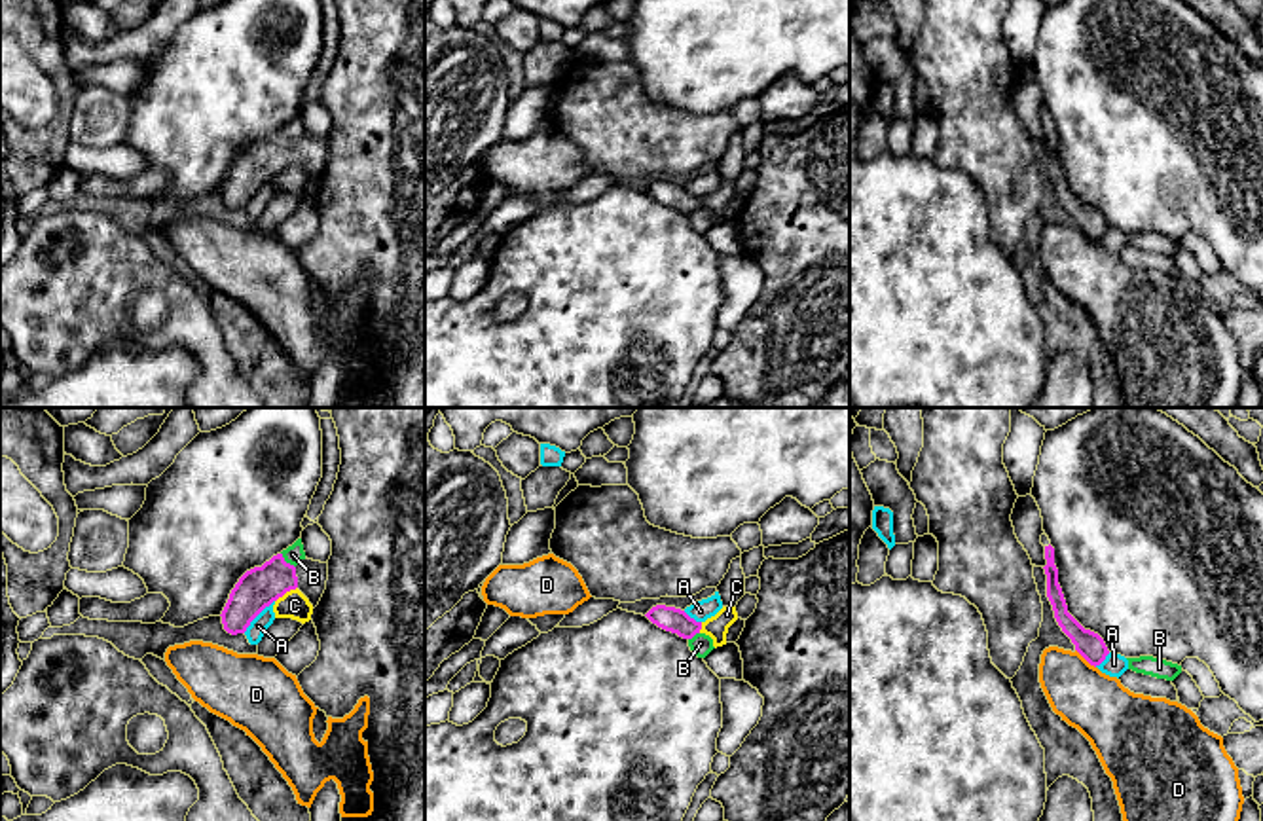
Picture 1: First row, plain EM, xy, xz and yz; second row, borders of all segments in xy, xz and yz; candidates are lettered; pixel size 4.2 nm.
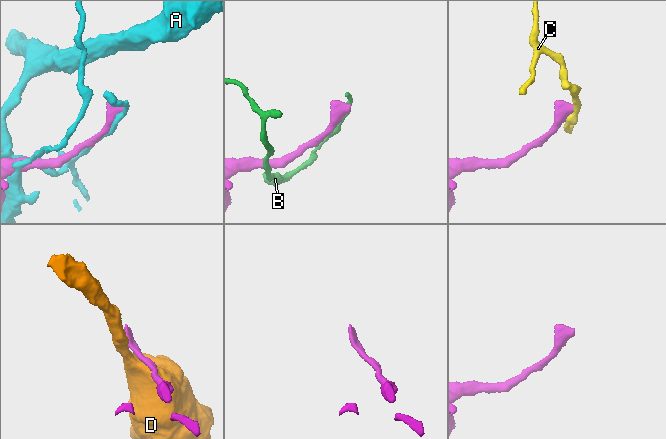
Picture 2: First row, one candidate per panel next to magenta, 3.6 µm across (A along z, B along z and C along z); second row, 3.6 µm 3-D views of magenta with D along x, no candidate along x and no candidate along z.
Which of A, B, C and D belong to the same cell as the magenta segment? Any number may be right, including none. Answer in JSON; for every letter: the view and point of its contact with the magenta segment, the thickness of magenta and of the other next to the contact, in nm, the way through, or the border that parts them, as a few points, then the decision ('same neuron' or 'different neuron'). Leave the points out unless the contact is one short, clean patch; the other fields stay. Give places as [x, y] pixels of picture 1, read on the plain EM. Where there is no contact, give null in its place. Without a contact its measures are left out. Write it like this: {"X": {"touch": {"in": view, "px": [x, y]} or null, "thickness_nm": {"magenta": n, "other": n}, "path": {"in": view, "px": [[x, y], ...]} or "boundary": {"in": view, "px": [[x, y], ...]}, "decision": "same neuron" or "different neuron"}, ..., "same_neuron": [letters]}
{"A": {"touch": {"in": "xy", "px": [256, 190]}, "thickness_nm": {"magenta": 170, "other": 80}, "decision": "different neuron"}, "B": {"touch": {"in": "xy", "px": [285, 137]}, "thickness_nm": {"magenta": 170, "other": 80}, "boundary": {"in": "xy", "px": [[281, 127], [294, 143]]}, "decision": "different neuron"}, "C": {"touch": {"in": "xy", "px": [285, 167]}, "thickness_nm": {"magenta": 170, "other": 120}, "decision": "different neuron"}, "D": {"touch": {"in": "yz", "px": [1085, 234]}, "thickness_nm": {"magenta": 110, "other": 280}, "boundary": {"in": "yz", "px": [[1076, 224], [1095, 243]]}, "decision": "different neuron"}, "same_neuron": []}

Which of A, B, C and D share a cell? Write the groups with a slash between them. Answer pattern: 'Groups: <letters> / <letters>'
Groups: A / B / C / D

